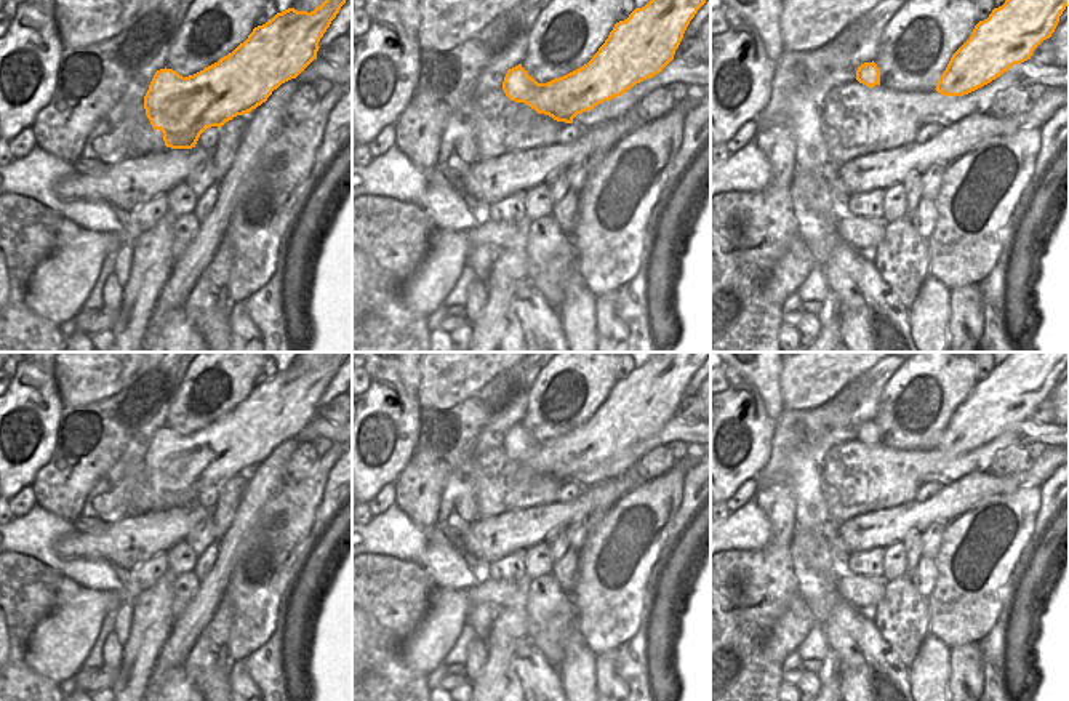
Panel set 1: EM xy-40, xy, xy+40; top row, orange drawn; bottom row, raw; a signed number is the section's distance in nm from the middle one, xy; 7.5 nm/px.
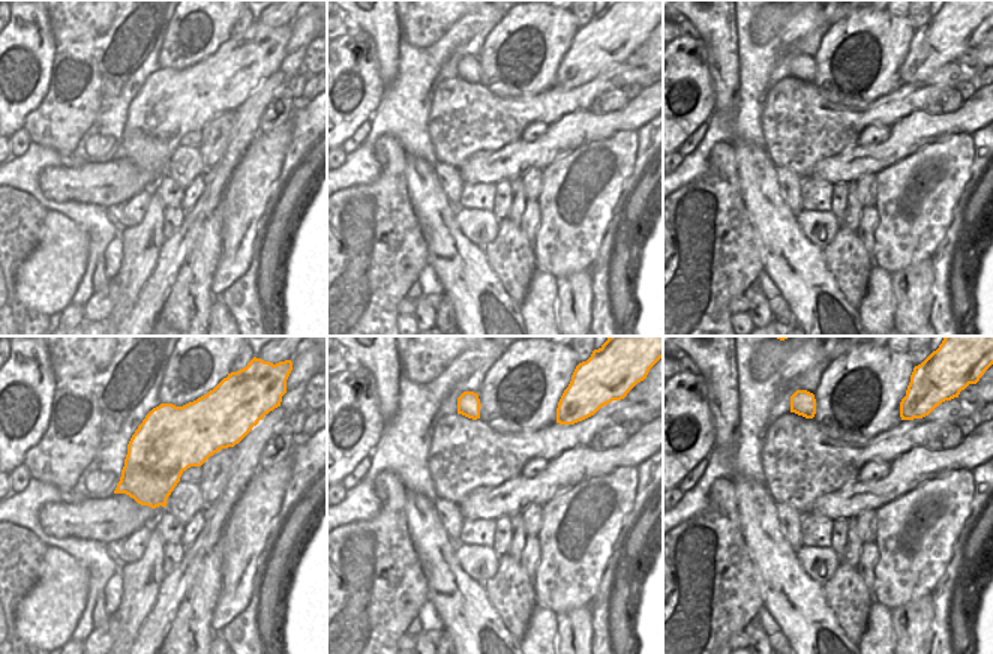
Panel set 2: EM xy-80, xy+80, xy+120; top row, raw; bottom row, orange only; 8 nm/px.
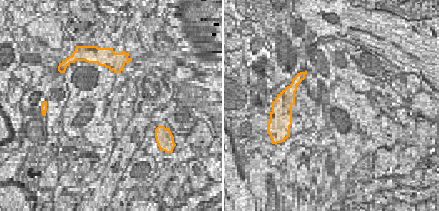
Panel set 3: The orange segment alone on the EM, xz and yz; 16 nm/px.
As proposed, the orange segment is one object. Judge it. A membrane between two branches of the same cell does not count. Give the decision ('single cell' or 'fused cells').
single cell

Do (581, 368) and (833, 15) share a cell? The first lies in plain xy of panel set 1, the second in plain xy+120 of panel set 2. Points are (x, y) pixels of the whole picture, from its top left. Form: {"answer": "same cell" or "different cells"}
{"answer": "different cells"}

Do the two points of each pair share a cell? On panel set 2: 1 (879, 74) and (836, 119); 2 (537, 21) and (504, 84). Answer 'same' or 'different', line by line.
1: different
2: same

